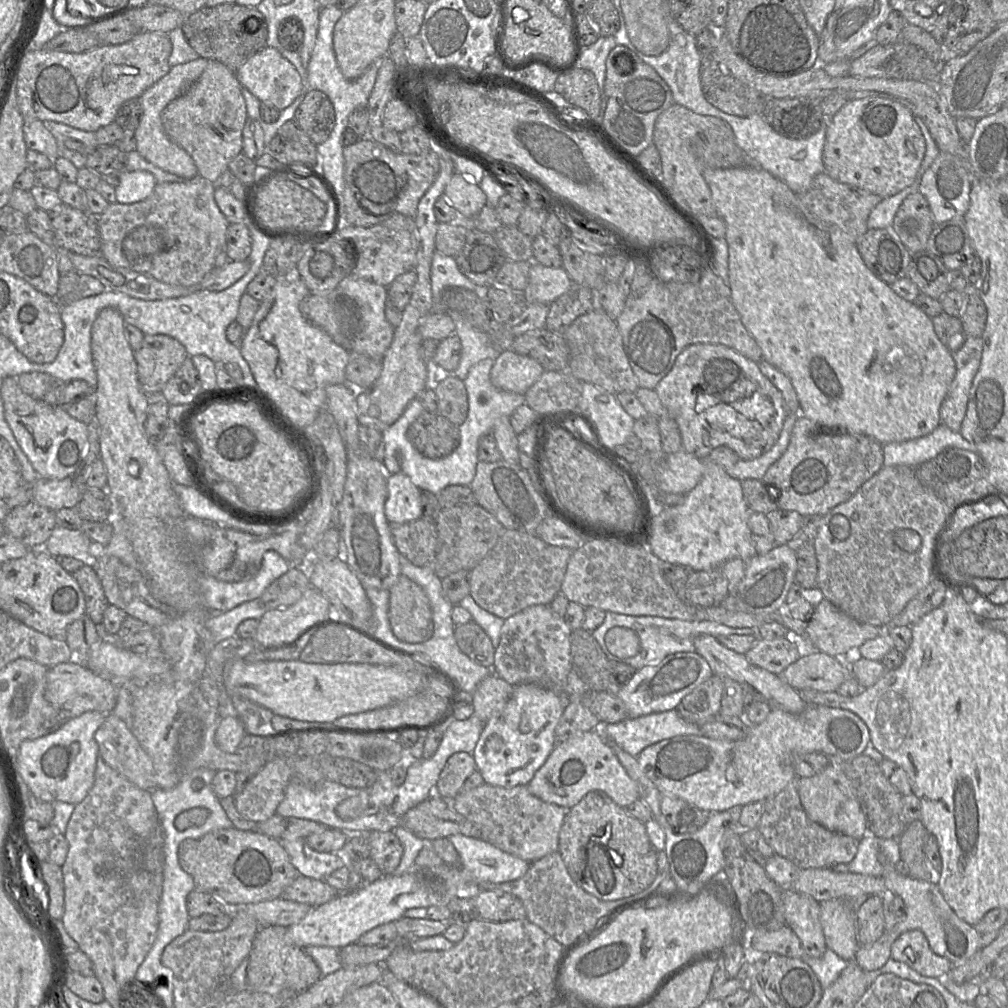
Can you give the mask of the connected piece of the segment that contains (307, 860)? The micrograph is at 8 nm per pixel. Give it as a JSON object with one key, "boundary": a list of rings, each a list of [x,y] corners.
{"boundary":[[[304,838],[279,840],[299,875],[325,880],[333,871],[346,865],[341,853],[322,853],[310,848]]]}

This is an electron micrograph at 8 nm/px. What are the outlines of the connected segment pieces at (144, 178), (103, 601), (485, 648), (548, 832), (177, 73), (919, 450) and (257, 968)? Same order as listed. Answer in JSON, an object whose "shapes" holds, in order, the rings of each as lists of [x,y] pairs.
{"shapes":[[[[124,170],[121,182],[115,187],[116,201],[121,204],[142,201],[150,196],[157,183],[147,171]]],[[[84,564],[72,573],[85,599],[85,614],[95,623],[102,624],[104,611],[109,605],[101,581],[91,564]]],[[[471,621],[466,624],[455,626],[454,637],[458,647],[466,656],[481,666],[492,668],[493,673],[494,654],[496,649],[493,647],[489,636],[477,623]]],[[[484,783],[470,790],[461,790],[450,801],[450,804],[457,813],[466,817],[479,828],[480,839],[529,863],[539,860],[547,854],[558,851],[559,833],[568,811],[561,806],[544,802],[534,796],[528,790],[527,785],[504,788]]],[[[199,57],[193,61],[172,66],[166,75],[145,90],[139,97],[141,114],[138,126],[134,130],[137,152],[153,165],[184,179],[196,177],[198,169],[193,158],[165,133],[161,113],[172,100],[186,92],[197,81],[207,64],[207,59]]],[[[944,424],[938,425],[930,434],[903,442],[883,445],[884,466],[906,465],[918,467],[939,455],[946,448],[960,448],[977,453],[977,448],[960,432]]],[[[265,926],[257,932],[249,954],[247,988],[262,993],[294,992],[299,994],[321,977],[321,971],[303,948],[285,941],[287,927]]]]}

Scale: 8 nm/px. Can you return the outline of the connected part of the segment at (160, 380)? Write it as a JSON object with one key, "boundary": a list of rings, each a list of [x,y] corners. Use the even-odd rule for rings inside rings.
{"boundary":[[[144,335],[139,349],[134,351],[138,380],[146,394],[160,393],[168,380],[188,357],[185,347],[176,339],[163,335]]]}

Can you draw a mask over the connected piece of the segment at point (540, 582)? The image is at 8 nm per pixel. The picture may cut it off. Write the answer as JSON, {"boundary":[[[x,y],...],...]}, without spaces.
{"boundary":[[[504,529],[496,545],[471,571],[470,595],[481,608],[504,620],[532,605],[550,605],[561,590],[572,552],[549,545],[537,535]]]}

